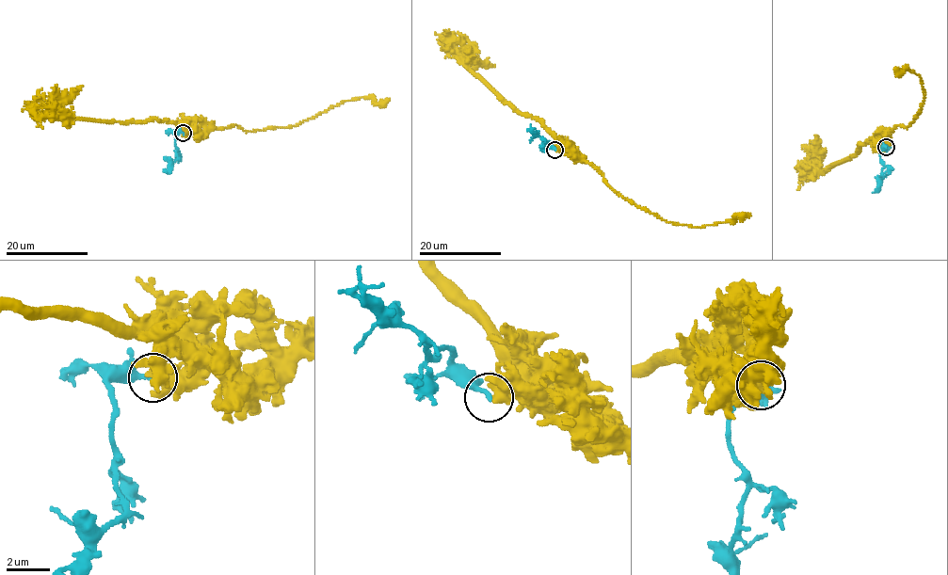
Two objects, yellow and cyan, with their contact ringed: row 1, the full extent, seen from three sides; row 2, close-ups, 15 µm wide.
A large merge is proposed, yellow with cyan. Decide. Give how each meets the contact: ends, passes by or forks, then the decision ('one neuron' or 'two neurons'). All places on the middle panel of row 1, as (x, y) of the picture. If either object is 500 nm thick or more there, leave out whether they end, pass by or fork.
two neurons

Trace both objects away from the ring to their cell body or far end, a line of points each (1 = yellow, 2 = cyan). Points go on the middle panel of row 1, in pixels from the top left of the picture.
1: (554, 150), (569, 147), (602, 175), (616, 191), (667, 221), (702, 226), (731, 222), (735, 215), (750, 215)
2: (554, 150), (534, 133), (530, 124)

